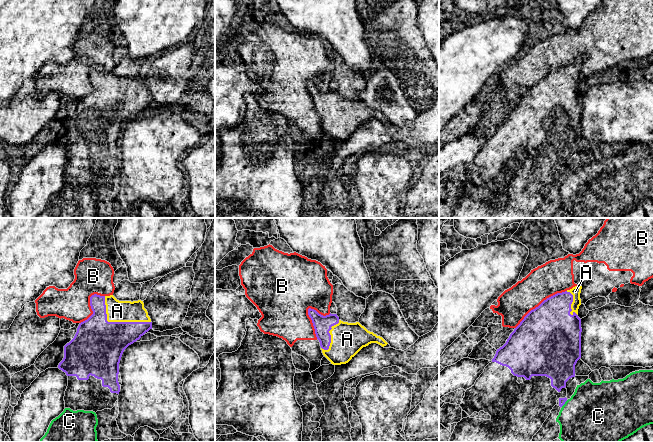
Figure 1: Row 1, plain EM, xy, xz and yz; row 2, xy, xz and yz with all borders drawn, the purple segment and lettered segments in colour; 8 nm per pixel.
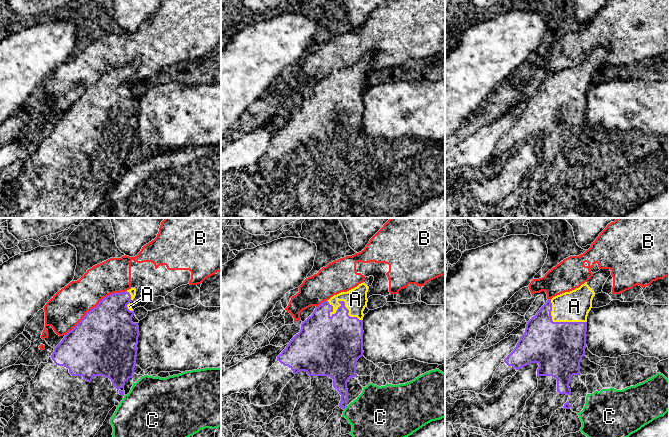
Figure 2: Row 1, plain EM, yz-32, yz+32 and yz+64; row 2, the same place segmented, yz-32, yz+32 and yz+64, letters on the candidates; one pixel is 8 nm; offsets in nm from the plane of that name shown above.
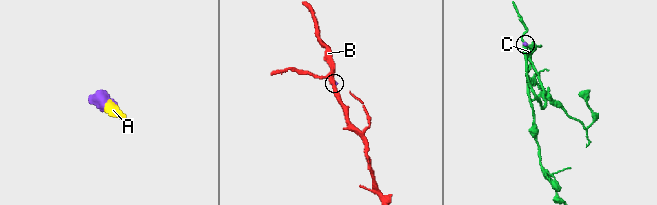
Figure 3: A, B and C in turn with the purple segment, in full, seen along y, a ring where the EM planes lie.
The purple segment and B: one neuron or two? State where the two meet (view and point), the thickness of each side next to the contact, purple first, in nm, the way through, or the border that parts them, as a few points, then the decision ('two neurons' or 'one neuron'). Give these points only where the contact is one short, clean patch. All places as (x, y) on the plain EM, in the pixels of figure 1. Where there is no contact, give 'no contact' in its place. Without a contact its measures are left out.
meets purple in yz at (540, 80); 480 nm thick on the purple side, 260 nm on the other; two neurons

